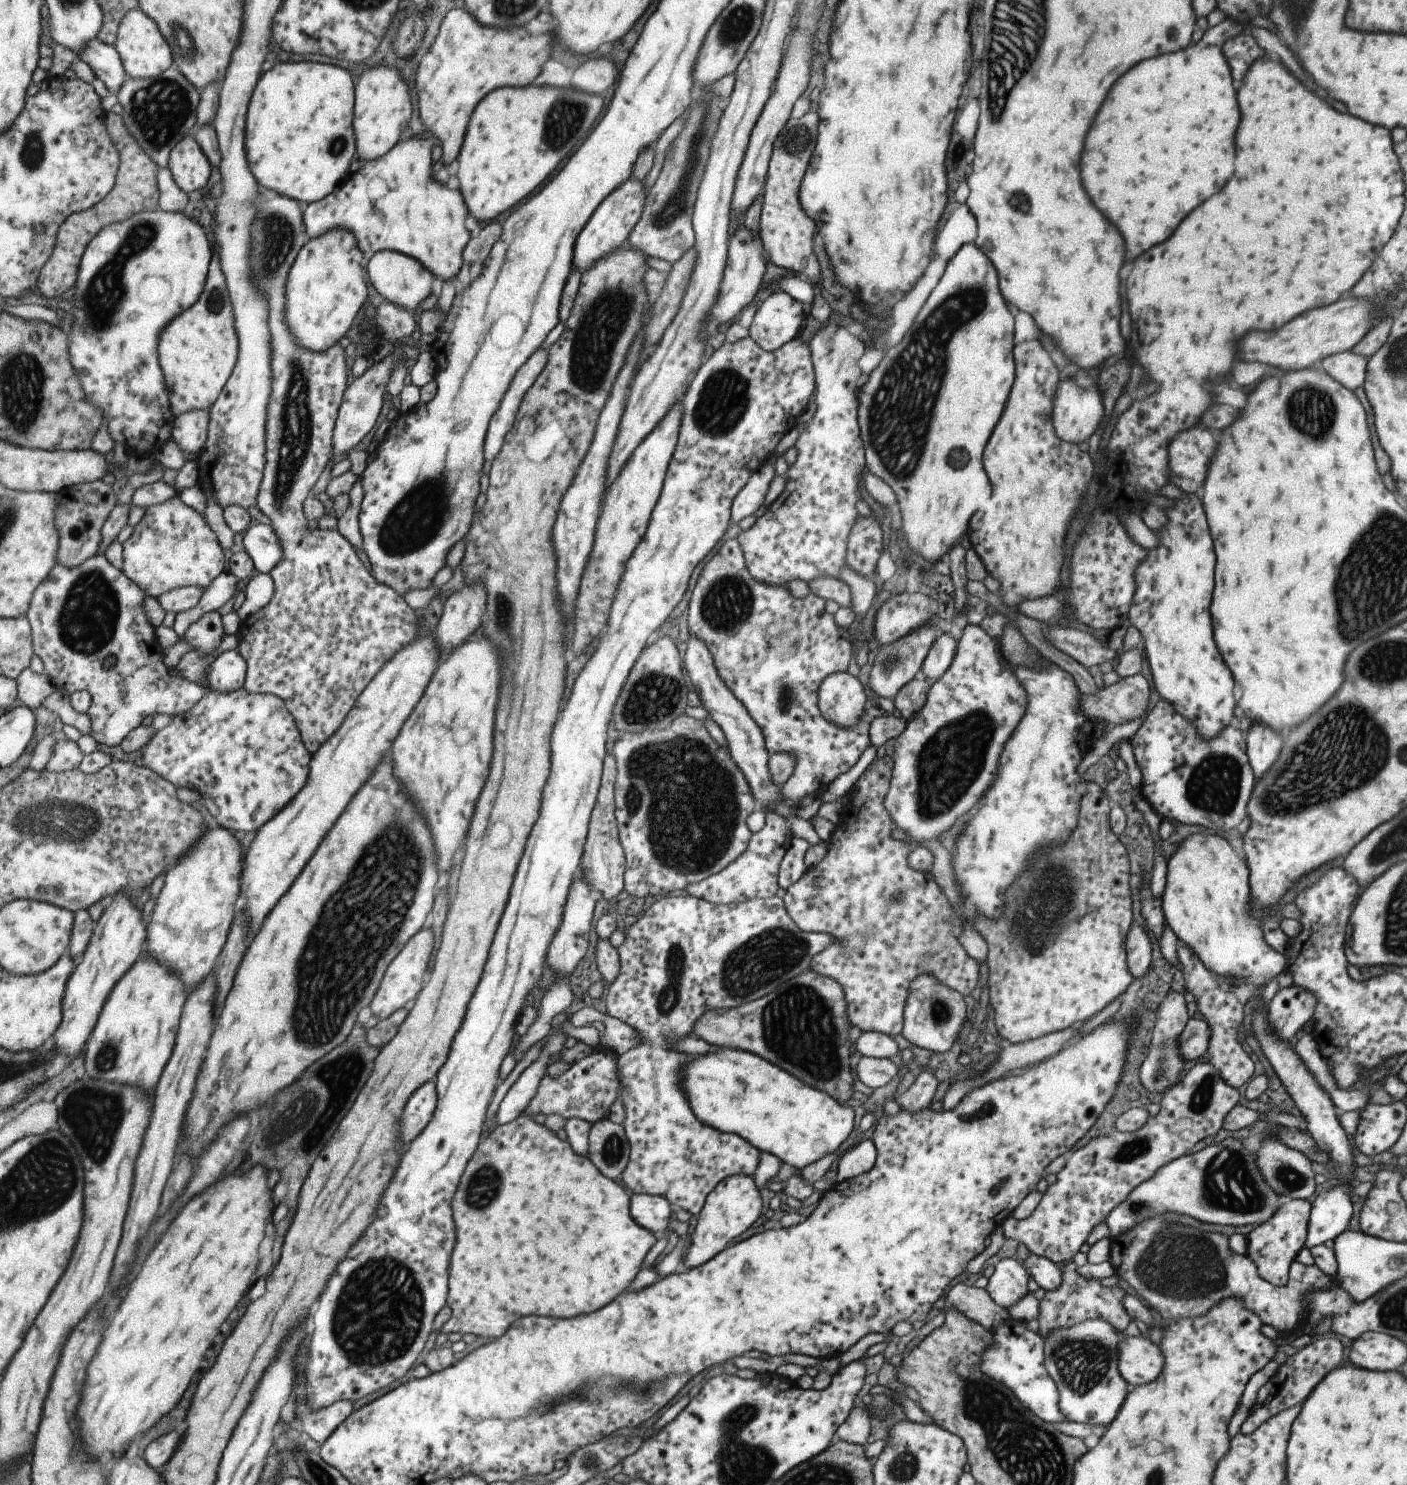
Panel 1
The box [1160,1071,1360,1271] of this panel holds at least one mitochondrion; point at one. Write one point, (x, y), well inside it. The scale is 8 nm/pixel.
(1228, 1186)

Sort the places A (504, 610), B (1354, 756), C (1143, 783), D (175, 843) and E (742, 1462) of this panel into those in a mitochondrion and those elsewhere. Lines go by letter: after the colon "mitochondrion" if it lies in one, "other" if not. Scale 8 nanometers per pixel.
A: mitochondrion
B: mitochondrion
C: other
D: mitochondrion
E: mitochondrion

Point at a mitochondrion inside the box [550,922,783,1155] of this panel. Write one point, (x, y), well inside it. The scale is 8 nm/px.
(667, 996)

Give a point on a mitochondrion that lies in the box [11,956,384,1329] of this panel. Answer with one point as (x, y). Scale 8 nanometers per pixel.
(94, 1114)

